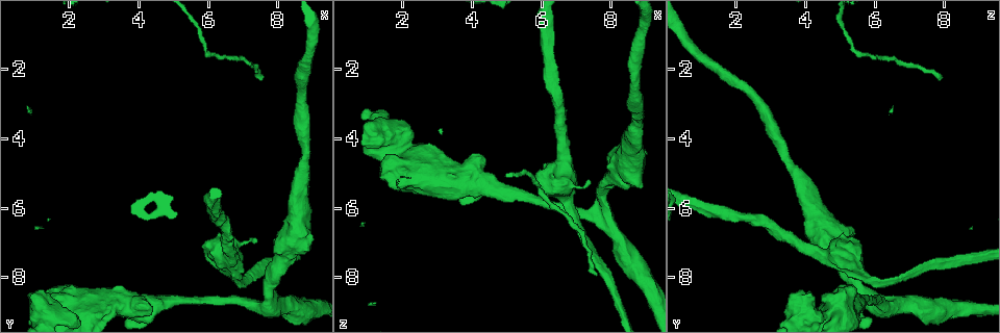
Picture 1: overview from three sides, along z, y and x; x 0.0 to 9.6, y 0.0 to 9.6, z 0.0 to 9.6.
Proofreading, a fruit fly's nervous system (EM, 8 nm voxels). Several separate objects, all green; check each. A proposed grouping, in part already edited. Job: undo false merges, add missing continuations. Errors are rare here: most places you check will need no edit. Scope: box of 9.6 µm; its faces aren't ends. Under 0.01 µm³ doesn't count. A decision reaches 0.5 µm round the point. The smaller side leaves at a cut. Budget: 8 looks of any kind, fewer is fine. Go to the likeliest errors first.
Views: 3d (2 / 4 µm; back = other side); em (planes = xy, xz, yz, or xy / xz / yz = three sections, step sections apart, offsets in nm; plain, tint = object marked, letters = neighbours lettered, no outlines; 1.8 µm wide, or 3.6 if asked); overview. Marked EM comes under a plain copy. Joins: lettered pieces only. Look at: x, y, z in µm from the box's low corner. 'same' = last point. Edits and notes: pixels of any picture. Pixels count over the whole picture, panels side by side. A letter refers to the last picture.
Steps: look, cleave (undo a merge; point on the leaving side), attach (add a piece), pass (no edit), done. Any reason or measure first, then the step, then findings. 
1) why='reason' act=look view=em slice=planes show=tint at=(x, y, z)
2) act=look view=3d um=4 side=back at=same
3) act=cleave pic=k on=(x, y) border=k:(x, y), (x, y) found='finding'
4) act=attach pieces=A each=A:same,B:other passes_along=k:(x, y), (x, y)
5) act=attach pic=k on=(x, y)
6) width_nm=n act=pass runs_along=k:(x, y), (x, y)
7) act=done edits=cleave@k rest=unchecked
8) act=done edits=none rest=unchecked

why='calibre changes' act=look view=3d um=4 at=(2.10, 8.95, 4.90)

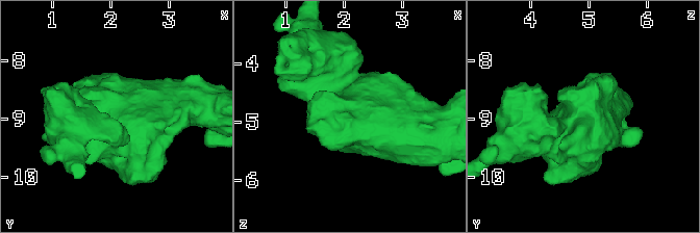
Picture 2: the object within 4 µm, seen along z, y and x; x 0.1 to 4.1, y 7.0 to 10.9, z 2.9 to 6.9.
act=look view=em um=3.6 slice=planes show=letters at=(2.15, 8.90, 4.95)

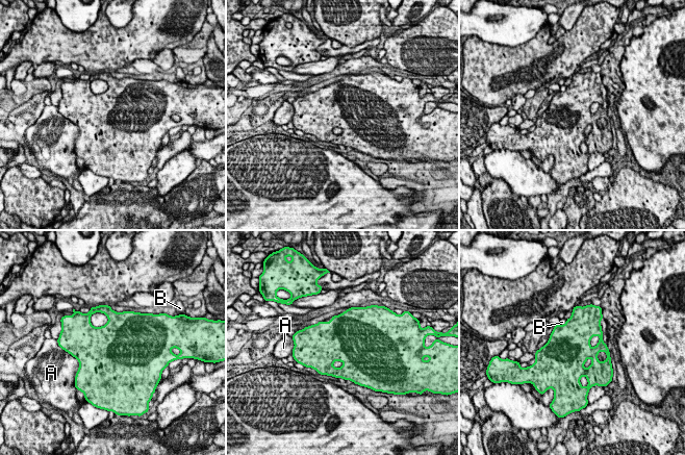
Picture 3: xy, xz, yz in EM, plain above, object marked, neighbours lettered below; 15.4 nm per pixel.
act=pass each=A:other,B:other border=3:(566, 320), (563, 324), (559, 324) found='one cell here'

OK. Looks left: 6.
why='tapers out' act=look view=em slice=xy step=8 show=tint at=(7.55, 2.25, 7.90)

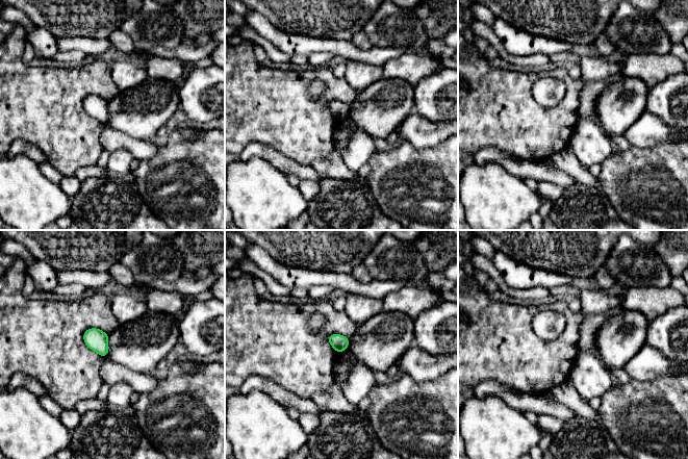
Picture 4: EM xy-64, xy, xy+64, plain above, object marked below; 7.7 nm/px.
why='another direction' act=look view=em slice=planes show=letters at=same

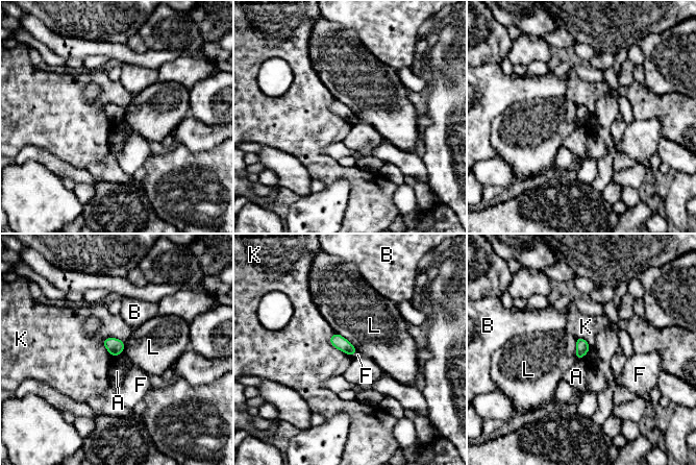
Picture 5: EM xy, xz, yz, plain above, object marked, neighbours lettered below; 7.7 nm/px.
longest_contact=L:240nm act=pass each=A:other,B:other,F:other,K:other,L:other border=5:(122, 351), (115, 358) found='no lettered piece goes on from it'

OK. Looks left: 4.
why='abrupt turn' act=look view=3d um=4 at=(7.50, 8.85, 6.05)

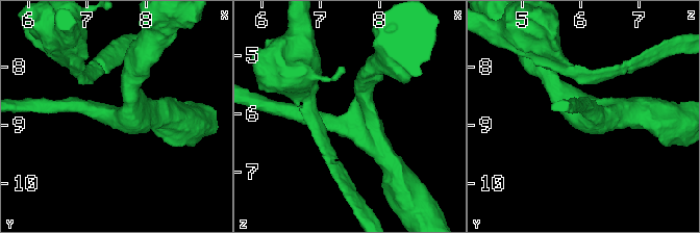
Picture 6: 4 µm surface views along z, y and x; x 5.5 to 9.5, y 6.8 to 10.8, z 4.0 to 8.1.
arms=3 arm_widths_nm=280,280,400 act=look view=em slice=xz step=16 show=letters at=(7.55, 8.85, 6.10)

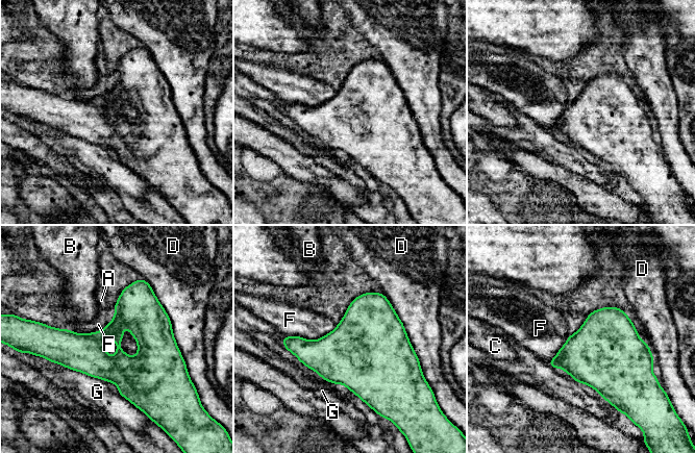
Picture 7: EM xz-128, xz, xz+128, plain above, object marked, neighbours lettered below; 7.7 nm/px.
act=pass each=A:other,B:other,C:other,D:other,F:other,G:other runs_along=7:(56, 336), (101, 366), (176, 353) found='one cell here'

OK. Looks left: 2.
act=done edits=none rest=unchecked

